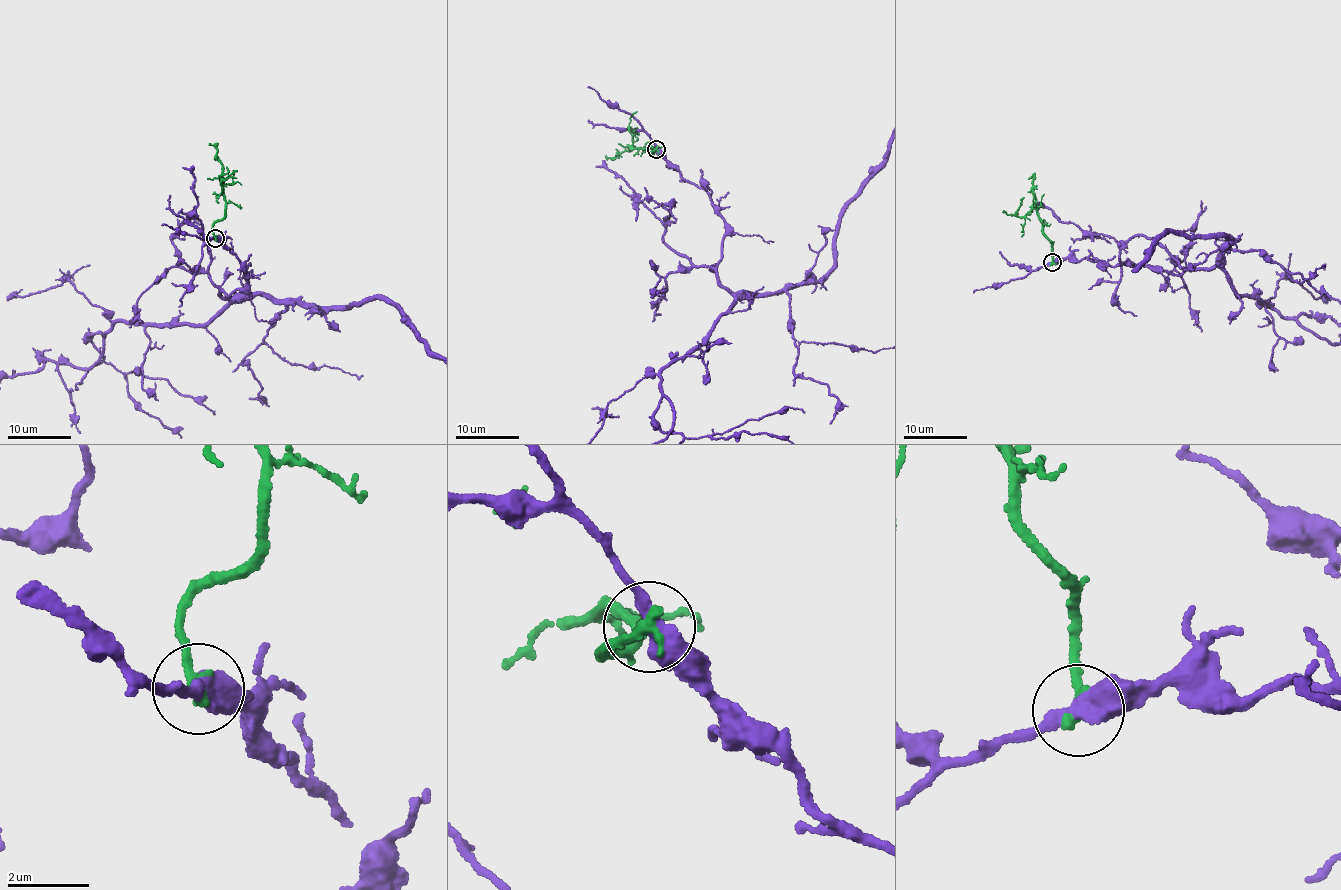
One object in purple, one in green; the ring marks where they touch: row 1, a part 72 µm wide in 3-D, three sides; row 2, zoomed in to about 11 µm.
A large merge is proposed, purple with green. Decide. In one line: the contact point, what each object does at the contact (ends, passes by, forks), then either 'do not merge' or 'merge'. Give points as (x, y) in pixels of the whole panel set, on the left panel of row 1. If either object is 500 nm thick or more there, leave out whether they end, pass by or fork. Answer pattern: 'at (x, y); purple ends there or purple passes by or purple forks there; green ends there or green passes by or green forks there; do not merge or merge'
at (215, 238); purple passes by; green ends there; do not merge

